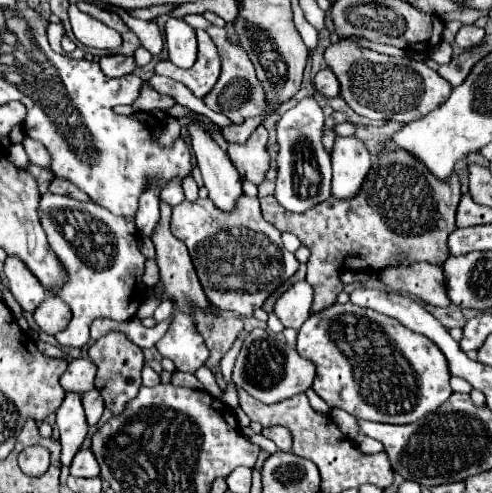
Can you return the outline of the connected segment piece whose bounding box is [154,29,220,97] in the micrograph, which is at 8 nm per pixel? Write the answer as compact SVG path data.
M196 29L196 38L198 52L192 69L178 69L171 61L162 60L156 63L154 73L184 83L196 97L206 97L220 77L220 57L206 31Z

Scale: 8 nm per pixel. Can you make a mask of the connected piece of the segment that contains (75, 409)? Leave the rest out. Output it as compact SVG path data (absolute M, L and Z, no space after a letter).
M66 393L64 403L56 411L56 425L60 429L62 465L68 467L88 433L88 423L86 423L82 401L78 393Z

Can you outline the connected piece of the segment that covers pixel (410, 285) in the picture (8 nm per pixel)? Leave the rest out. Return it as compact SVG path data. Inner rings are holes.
M426 261L412 263L408 267L386 269L378 277L390 289L408 291L430 305L436 305L436 307L450 305L450 299L446 295L442 265L434 265L434 263L426 263Z

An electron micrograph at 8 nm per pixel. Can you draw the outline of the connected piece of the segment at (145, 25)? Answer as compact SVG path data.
M106 6L105 10L121 15L124 23L138 35L142 47L146 47L152 55L158 55L162 51L162 35L160 35L158 25L154 21L142 21L142 19L132 17L124 9L116 6Z

